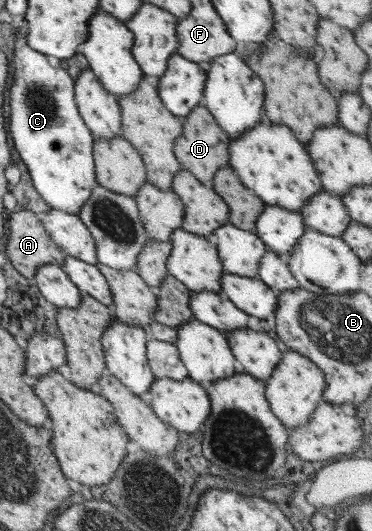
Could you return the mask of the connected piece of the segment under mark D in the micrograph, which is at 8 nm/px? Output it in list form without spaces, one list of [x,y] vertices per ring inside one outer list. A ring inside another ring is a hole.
[[[195,105],[187,117],[182,120],[182,129],[179,137],[173,143],[173,153],[181,169],[187,170],[197,181],[211,187],[215,171],[228,165],[229,139],[203,105]]]

